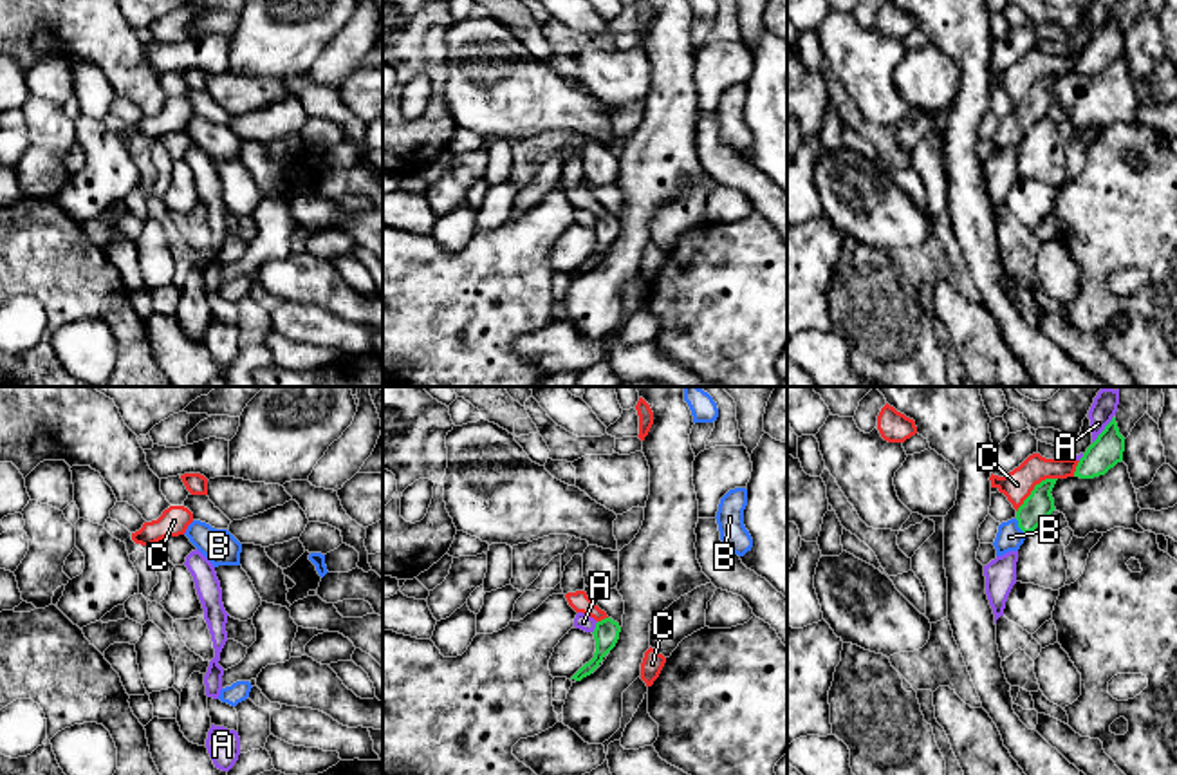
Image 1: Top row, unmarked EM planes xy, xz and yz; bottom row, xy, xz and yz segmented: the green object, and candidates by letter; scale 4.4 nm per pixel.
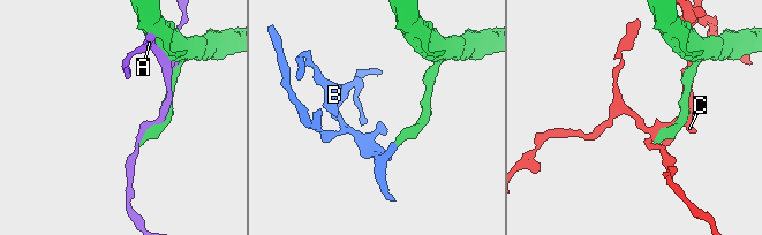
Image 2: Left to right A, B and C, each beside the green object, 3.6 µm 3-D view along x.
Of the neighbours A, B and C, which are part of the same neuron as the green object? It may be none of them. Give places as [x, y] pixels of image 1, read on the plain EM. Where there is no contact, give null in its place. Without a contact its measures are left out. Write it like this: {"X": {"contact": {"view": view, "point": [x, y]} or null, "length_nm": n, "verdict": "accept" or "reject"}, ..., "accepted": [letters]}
{"A": {"contact": {"view": "yz", "point": [1103, 26]}, "length_nm": 160, "verdict": "reject"}, "B": {"contact": {"view": "yz", "point": [1019, 121]}, "length_nm": 90, "verdict": "accept"}, "C": {"contact": {"view": "yz", "point": [1035, 84]}, "length_nm": 240, "verdict": "reject"}, "accepted": ["B"]}

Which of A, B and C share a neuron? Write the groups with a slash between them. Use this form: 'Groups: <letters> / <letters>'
Groups: A / B / C

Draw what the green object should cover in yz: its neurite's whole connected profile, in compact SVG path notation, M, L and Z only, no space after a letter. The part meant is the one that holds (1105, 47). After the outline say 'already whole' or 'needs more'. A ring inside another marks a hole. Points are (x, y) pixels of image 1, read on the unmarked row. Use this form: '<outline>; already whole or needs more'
M1112 13L1080 54L1074 72L1094 74L1105 70L1110 63L1123 56L1123 47L1125 33L1119 29L1116 13Z; already whole

